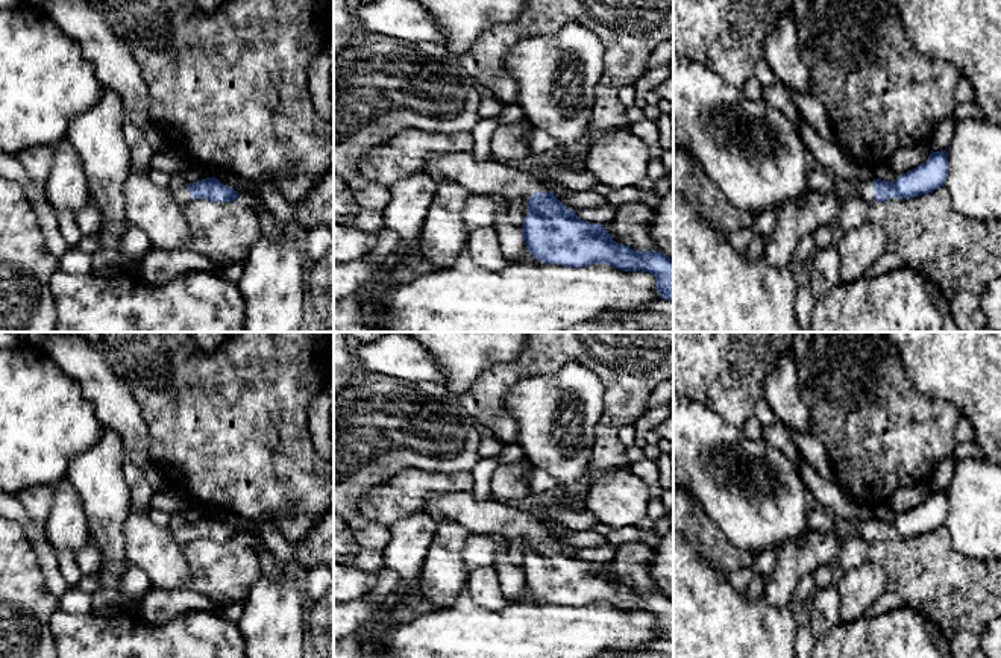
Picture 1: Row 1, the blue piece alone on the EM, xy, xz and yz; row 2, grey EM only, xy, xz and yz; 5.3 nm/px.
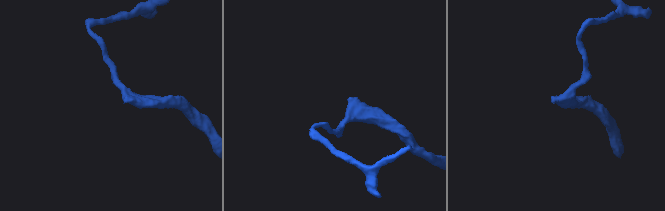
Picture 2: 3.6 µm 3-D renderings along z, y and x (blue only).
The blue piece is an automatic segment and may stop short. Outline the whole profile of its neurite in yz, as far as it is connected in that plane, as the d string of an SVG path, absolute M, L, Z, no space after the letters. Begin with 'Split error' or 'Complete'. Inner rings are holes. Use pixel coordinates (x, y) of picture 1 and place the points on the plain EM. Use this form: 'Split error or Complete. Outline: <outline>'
Split error. Outline: M931 490L925 502L907 512L899 514L892 522L884 522L881 517L878 517L874 520L854 523L854 534L868 544L892 538L908 538L928 534L936 528L943 526L946 515L946 490Z

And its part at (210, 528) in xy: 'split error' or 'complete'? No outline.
split error

